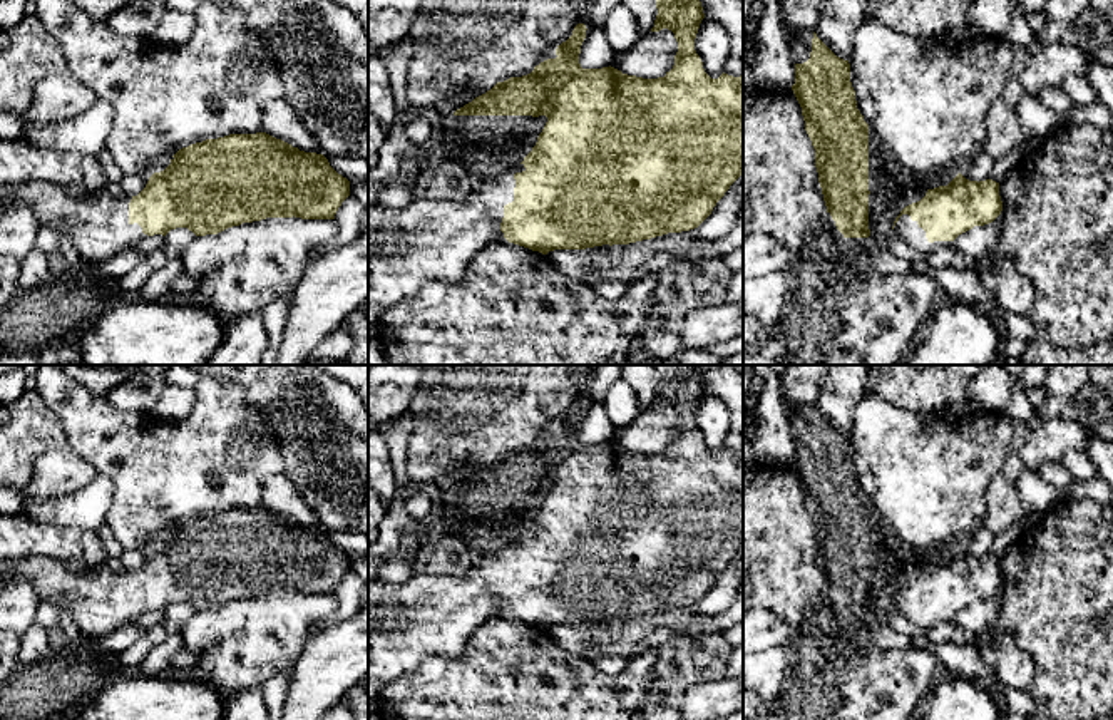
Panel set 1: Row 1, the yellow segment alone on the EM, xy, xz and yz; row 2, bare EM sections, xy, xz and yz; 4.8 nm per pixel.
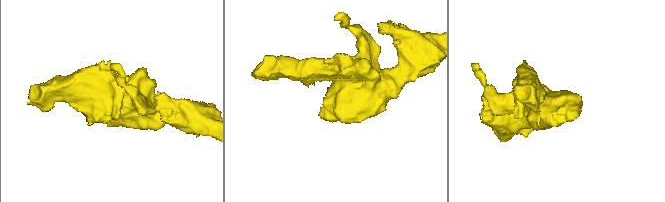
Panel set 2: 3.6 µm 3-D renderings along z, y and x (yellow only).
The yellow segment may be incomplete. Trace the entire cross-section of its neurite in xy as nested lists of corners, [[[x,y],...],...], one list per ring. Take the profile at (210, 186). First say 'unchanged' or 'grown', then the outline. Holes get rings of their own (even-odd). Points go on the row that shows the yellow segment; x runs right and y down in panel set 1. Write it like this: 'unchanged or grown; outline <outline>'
grown; outline [[[256,132],[206,139],[179,149],[171,164],[154,172],[137,196],[72,196],[62,186],[27,181],[17,186],[12,199],[0,201],[0,213],[15,204],[28,206],[38,226],[64,233],[82,261],[99,263],[121,251],[136,249],[146,236],[166,236],[176,228],[206,236],[266,218],[335,219],[348,196],[350,181],[338,174],[323,154],[305,152],[266,132]]]

